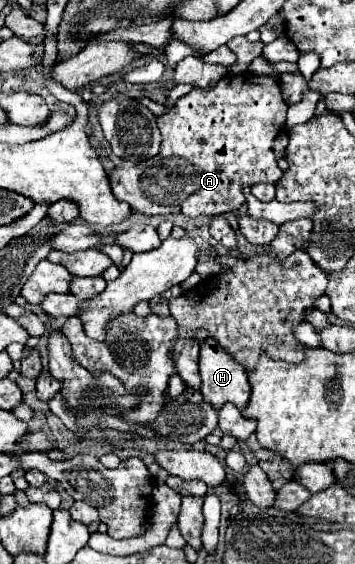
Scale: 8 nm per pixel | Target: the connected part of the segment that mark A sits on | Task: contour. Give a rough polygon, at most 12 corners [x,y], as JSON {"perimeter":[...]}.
{"perimeter":[[226,75],[110,173],[144,215],[222,215],[282,177],[276,77]]}

